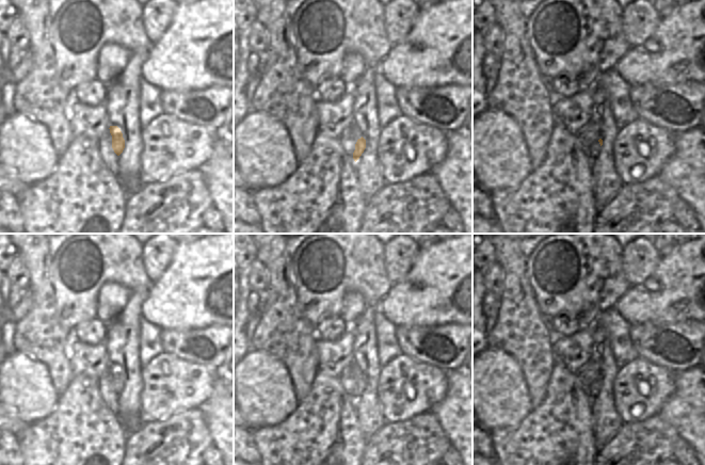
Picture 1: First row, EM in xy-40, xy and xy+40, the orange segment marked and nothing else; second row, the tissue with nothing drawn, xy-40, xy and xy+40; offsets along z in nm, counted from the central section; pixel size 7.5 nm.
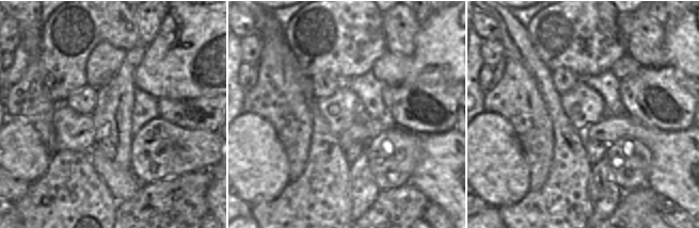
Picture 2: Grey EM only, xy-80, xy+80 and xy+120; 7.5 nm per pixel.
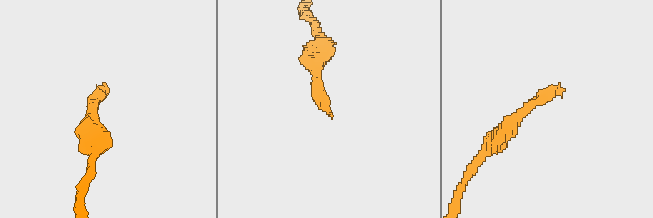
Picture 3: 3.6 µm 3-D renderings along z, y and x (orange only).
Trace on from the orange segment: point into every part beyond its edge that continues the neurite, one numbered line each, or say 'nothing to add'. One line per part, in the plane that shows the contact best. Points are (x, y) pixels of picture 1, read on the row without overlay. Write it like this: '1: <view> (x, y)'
1: xy+40 (595, 387)

